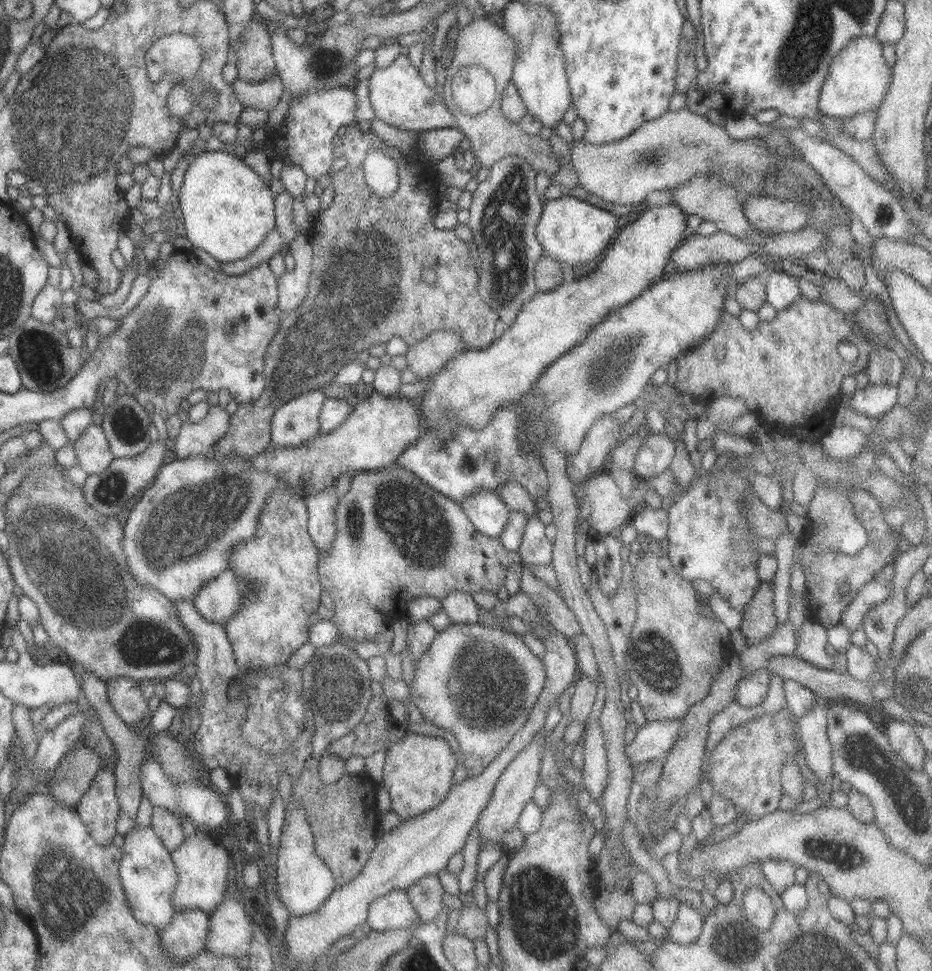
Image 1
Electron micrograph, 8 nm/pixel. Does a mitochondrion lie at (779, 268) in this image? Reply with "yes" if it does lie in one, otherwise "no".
no

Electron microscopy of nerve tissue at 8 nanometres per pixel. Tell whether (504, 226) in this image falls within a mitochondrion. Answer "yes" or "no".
yes

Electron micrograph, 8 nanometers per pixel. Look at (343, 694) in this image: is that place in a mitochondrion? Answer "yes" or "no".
yes

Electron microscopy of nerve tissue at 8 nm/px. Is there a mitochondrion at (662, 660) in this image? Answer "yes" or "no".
yes

